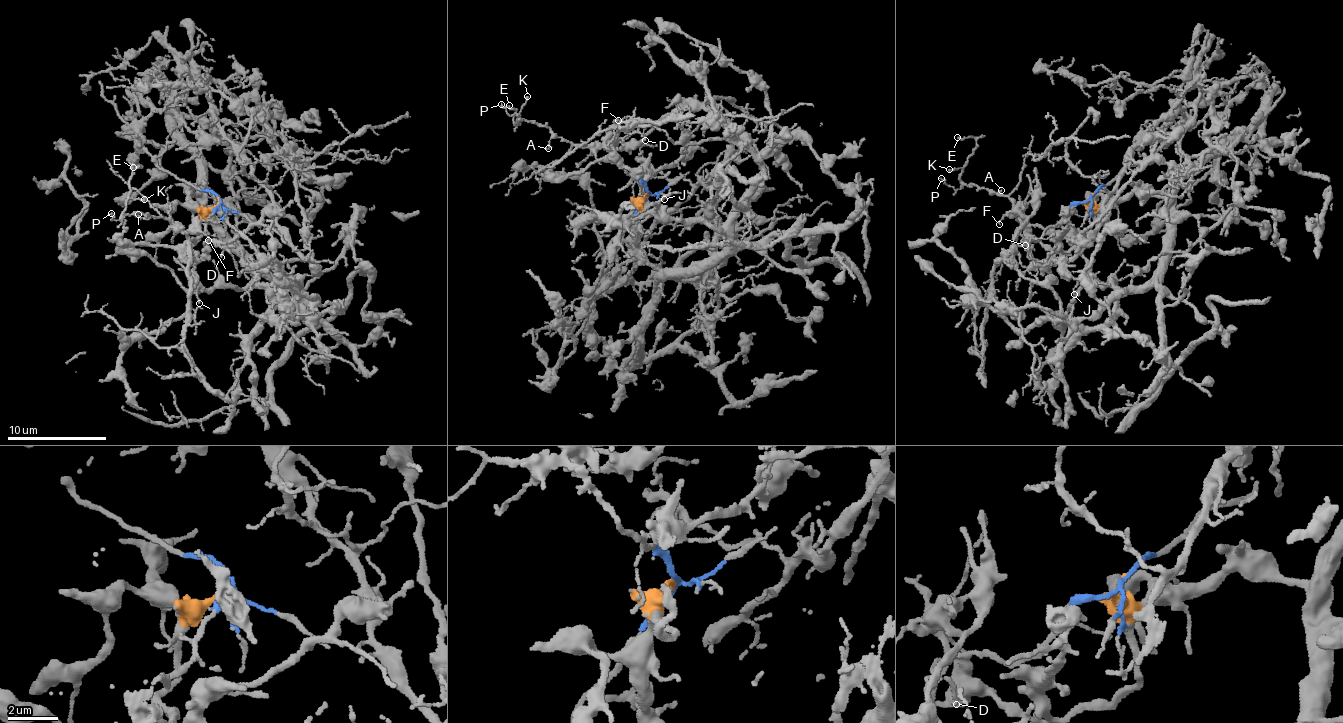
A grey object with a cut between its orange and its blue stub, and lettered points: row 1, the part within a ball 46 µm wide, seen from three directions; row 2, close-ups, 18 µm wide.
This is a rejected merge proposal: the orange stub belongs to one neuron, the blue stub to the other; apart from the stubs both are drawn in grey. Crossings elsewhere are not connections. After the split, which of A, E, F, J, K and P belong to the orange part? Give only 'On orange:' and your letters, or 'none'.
On orange: J

